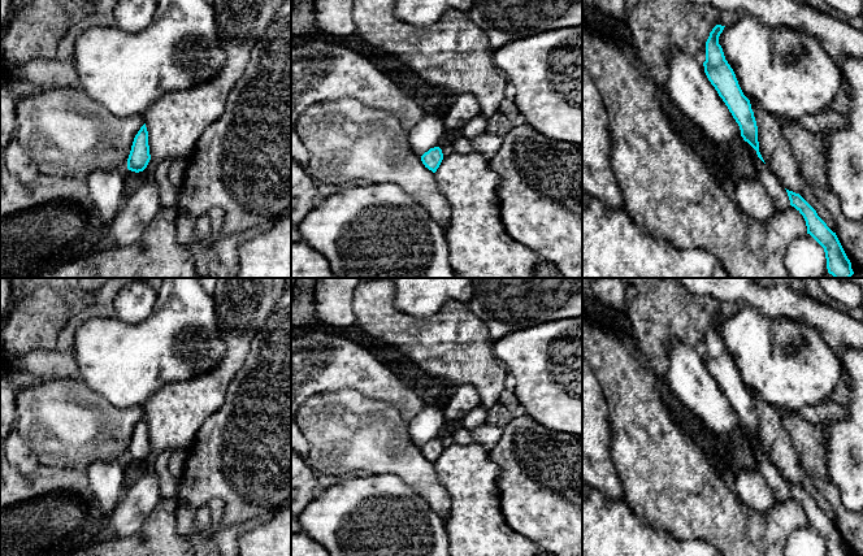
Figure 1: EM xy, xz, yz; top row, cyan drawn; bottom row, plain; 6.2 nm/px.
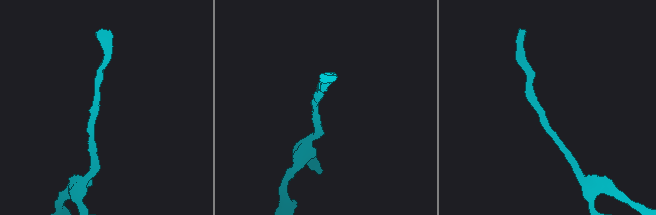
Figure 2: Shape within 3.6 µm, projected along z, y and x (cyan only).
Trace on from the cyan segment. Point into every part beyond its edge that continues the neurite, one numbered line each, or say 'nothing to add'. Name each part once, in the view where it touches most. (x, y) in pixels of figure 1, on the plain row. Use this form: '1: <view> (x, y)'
nothing to add

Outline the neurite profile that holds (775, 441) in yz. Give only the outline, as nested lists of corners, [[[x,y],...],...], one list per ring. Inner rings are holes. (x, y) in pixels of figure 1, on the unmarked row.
[[[755,392],[750,395],[758,417],[759,443],[767,459],[784,479],[799,485],[834,524],[836,517],[831,504],[814,487],[801,464],[798,451],[782,426],[782,409],[768,404]]]

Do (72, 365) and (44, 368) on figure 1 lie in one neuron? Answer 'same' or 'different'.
same

